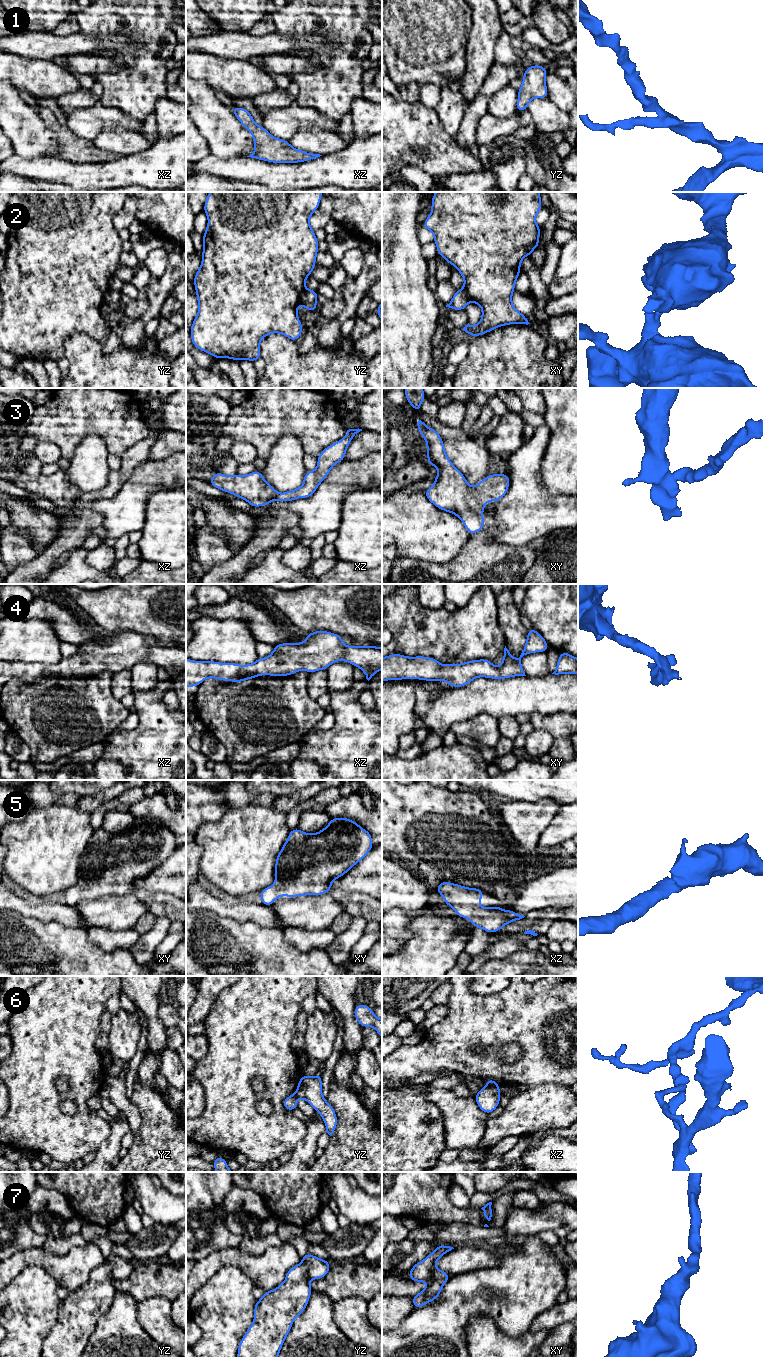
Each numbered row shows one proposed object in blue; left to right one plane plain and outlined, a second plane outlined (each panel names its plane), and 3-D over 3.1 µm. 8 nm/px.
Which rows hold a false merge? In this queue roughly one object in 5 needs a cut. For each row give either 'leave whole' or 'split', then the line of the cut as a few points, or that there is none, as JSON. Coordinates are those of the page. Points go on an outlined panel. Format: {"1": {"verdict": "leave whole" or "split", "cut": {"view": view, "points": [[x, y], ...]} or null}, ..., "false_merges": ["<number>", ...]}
{"1": {"verdict": "leave whole", "cut": null}, "2": {"verdict": "split", "cut": {"view": "yz", "points": [[305, 288], [298, 304]]}}, "3": {"verdict": "leave whole", "cut": null}, "4": {"verdict": "leave whole", "cut": null}, "5": {"verdict": "leave whole", "cut": null}, "6": {"verdict": "split", "cut": {"view": "xz", "points": [[487, 1084], [497, 1087]]}}, "7": {"verdict": "leave whole", "cut": null}, "false_merges": ["2", "6"]}

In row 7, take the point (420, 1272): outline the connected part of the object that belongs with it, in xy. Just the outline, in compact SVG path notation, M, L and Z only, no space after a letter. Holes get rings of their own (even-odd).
M439 1244L439 1246L424 1260L414 1264L408 1273L409 1278L414 1282L428 1283L428 1286L424 1290L411 1297L414 1309L418 1309L439 1297L443 1285L451 1276L448 1273L439 1270L436 1267L436 1261L452 1249L454 1248Z

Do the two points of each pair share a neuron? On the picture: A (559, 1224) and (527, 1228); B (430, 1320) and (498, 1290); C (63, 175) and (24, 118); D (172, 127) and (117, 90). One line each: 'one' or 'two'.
A: one
B: one
C: two
D: two

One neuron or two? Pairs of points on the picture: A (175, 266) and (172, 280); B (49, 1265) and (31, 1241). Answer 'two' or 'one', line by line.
A: one
B: two

